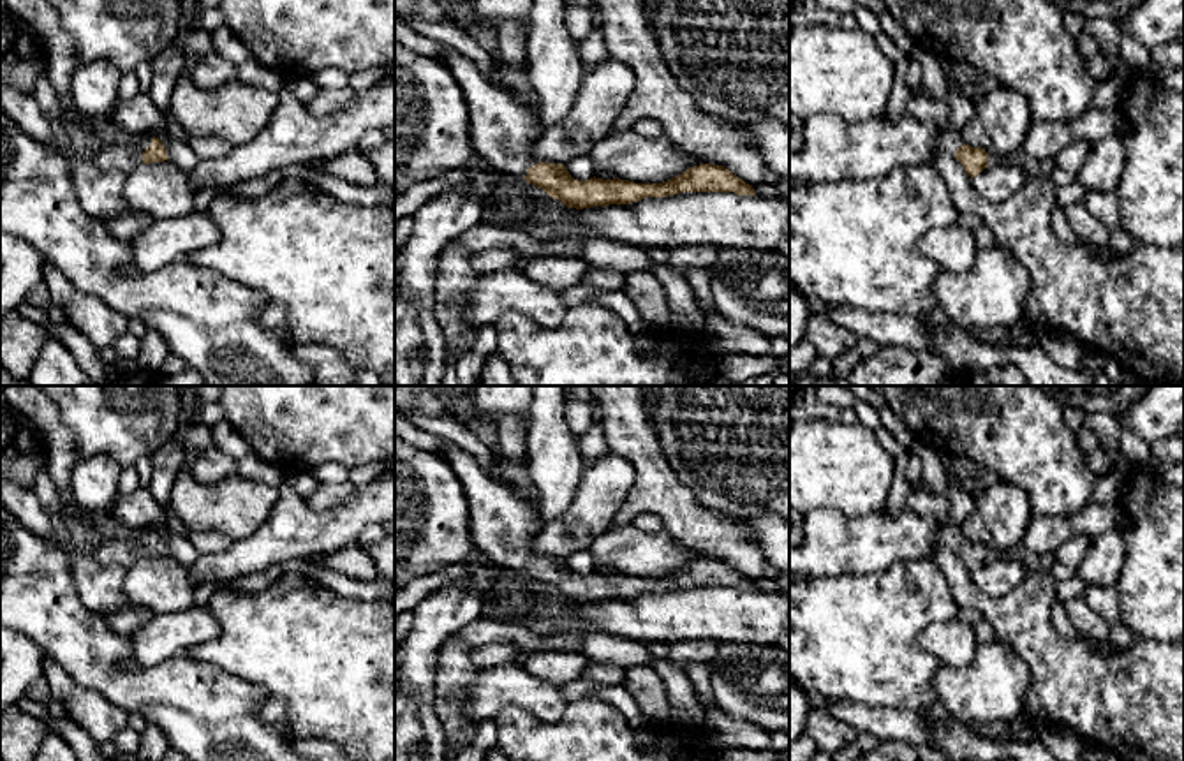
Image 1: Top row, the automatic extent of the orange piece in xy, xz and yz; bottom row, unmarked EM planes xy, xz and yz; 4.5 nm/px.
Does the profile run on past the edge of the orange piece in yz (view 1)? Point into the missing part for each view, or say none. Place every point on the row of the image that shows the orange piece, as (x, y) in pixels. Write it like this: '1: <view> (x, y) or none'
1: yz (948, 141)

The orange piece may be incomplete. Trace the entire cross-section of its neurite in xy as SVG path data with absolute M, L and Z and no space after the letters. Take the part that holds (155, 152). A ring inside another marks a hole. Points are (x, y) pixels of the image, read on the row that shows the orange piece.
M144 136L137 144L107 144L102 146L93 157L92 162L99 169L122 169L125 174L130 174L141 164L153 164L169 160L167 150L162 141L155 136Z

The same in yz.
M943 129L936 136L934 150L927 159L927 164L939 153L955 157L971 178L978 176L985 167L988 167L988 153L978 146L973 148L964 143L960 132L951 129Z

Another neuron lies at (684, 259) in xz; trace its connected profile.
M682 247L668 250L668 255L668 266L685 277L691 270L712 270L719 261L721 247Z

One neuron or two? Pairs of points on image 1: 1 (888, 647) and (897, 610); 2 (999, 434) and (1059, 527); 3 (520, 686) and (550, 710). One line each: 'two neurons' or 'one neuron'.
1: one neuron
2: two neurons
3: one neuron

